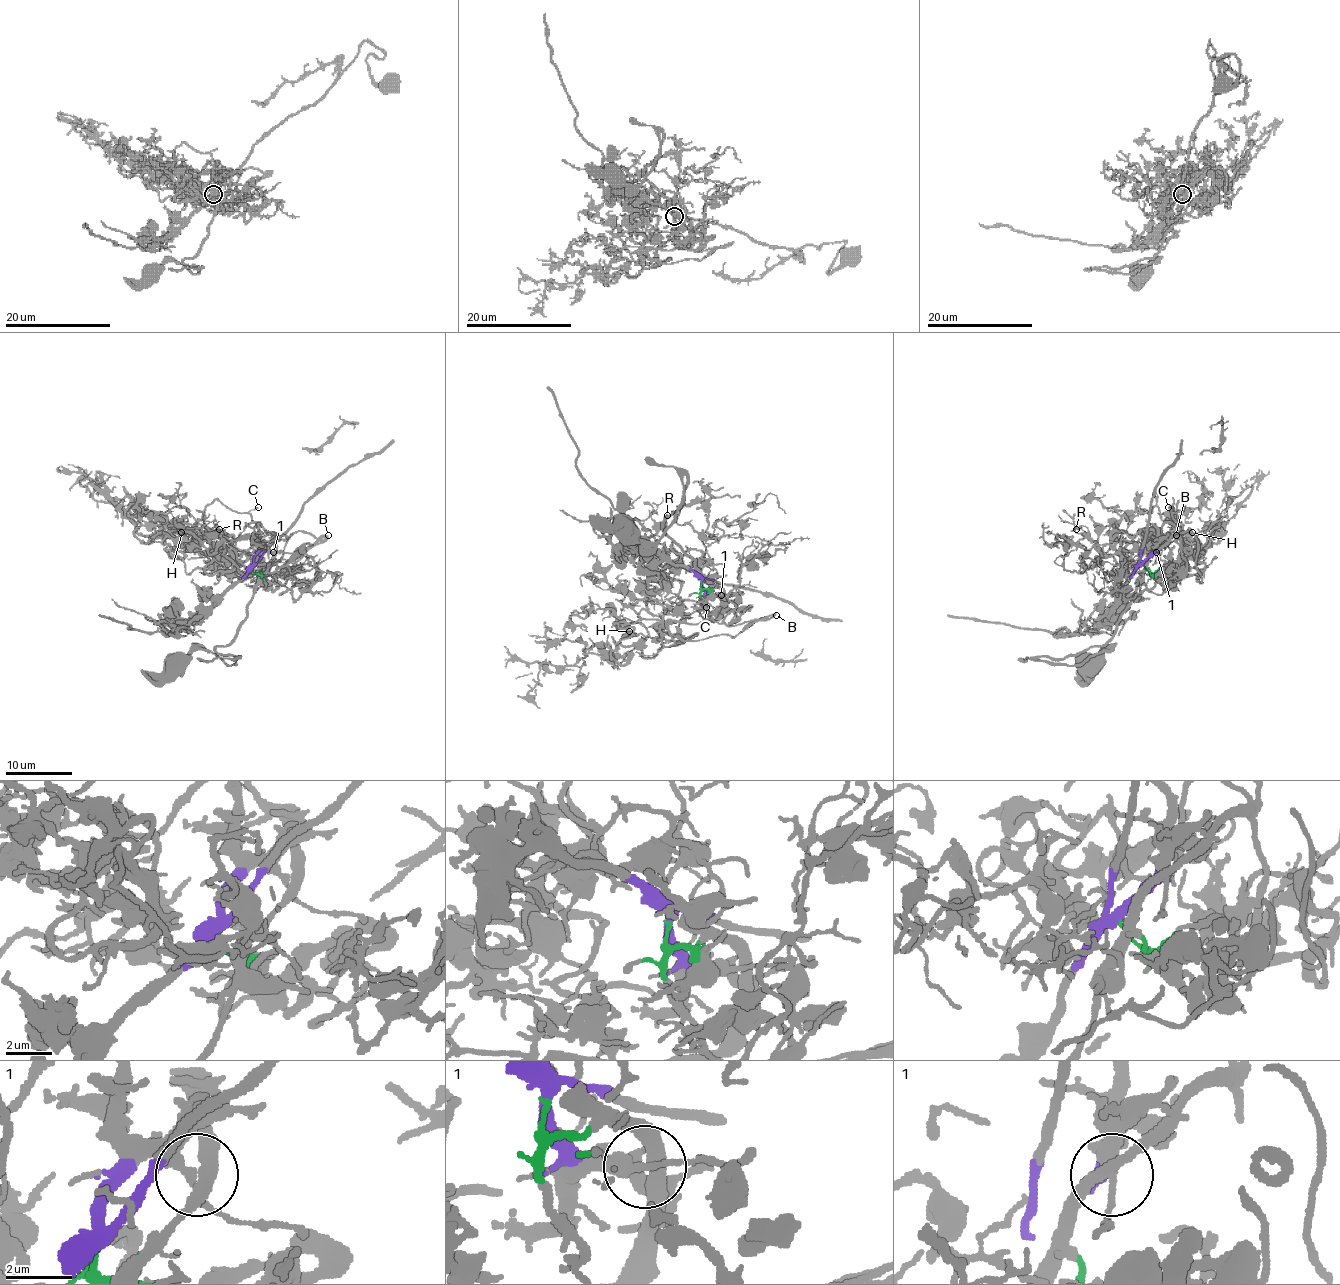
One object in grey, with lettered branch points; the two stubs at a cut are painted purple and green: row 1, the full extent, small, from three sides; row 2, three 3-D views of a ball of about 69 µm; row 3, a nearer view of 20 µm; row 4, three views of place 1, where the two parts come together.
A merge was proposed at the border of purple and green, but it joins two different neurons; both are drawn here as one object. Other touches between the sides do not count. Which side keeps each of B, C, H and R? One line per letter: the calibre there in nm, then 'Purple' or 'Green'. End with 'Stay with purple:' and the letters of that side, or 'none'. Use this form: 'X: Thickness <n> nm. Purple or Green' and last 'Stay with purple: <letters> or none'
B: Thickness 340 nm. Green
C: Thickness 150 nm. Green
H: Thickness 170 nm. Green
R: Thickness 130 nm. Green
Stay with purple: none

